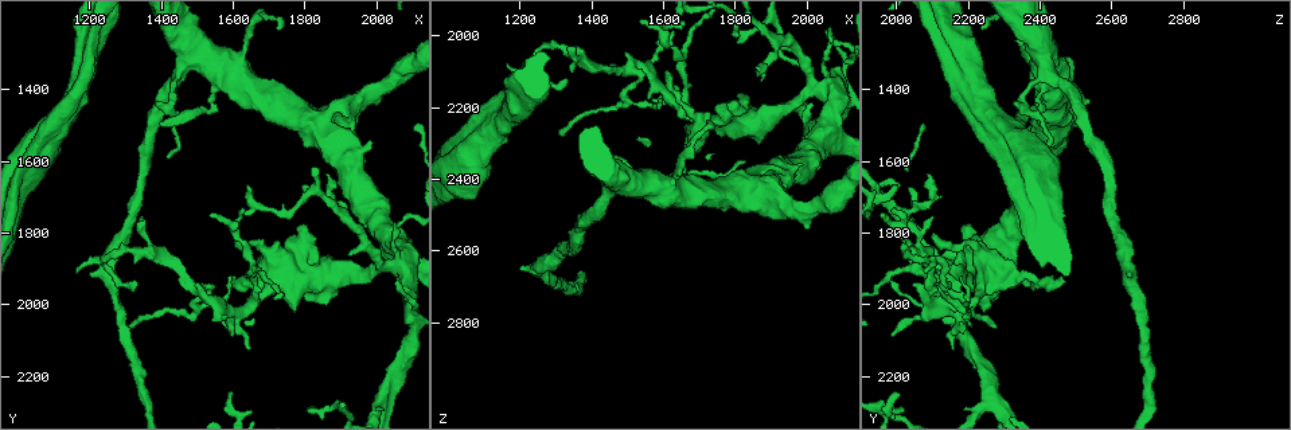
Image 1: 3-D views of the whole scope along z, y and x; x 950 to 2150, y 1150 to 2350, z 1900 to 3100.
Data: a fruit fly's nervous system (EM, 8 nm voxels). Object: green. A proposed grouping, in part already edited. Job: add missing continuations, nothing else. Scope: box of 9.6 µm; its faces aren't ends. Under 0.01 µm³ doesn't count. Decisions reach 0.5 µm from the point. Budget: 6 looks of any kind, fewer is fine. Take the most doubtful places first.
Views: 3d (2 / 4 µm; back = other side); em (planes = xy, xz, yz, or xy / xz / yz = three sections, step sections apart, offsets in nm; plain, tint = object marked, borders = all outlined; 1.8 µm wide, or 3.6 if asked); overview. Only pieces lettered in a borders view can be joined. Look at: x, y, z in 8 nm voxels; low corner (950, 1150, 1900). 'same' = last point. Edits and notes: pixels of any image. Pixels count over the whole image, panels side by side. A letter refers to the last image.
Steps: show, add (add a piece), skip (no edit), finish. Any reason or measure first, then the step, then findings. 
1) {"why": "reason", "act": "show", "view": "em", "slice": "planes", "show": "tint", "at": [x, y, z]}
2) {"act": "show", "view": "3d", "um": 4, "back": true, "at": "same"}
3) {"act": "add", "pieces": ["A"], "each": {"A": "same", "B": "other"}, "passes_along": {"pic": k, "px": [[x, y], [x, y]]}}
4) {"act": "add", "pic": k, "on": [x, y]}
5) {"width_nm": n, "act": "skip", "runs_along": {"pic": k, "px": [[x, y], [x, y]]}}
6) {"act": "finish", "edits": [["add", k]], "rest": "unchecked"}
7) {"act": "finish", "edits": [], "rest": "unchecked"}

{"act": "show", "view": "3d", "um": 4, "at": [1420, 1450, 2360]}

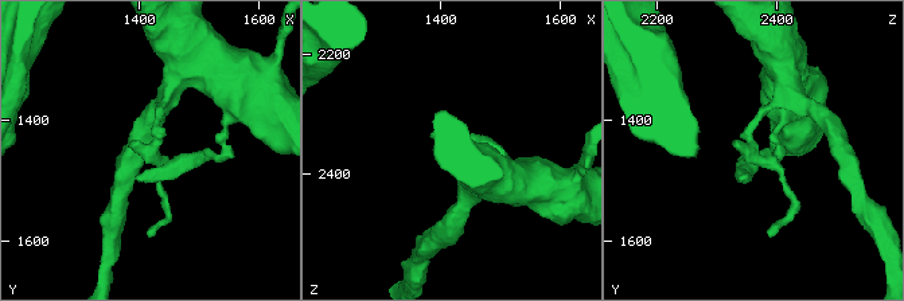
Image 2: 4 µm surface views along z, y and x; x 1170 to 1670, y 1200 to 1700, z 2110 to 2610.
{"why": "now the EM", "act": "show", "view": "em", "slice": "planes", "show": "borders", "at": [1420, 1450, 2360]}

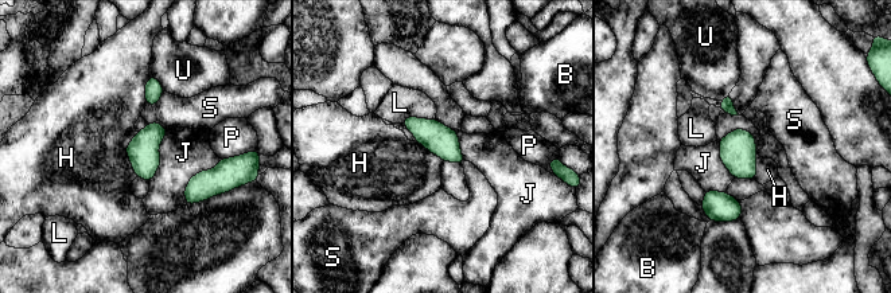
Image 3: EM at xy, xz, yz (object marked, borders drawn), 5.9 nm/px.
{"act": "skip", "each": {"B": "other", "H": "other", "J": "other", "L": "other", "P": "other", "S": "other", "U": "other"}, "border": {"pic": 3, "px": [[137, 132], [125, 149], [136, 176]]}, "found": "none of them fits"}

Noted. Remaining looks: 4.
{"act": "show", "view": "3d", "um": 4, "at": [1500, 2010, 2180]}

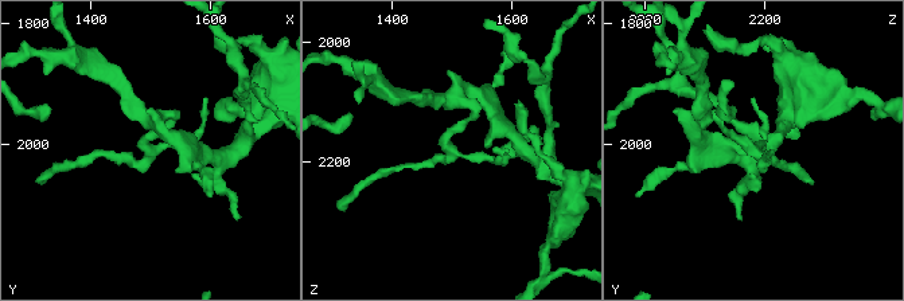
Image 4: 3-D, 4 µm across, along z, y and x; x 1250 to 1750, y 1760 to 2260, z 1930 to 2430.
{"why": "shape alone is not enough", "act": "show", "view": "em", "slice": "planes", "show": "borders", "at": [1505, 2015, 2185]}

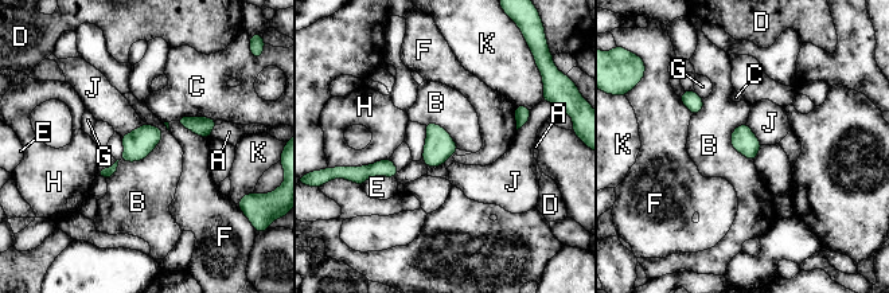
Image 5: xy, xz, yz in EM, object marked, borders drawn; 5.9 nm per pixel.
{"longest_contact_nm": ["B", 440], "act": "skip", "each": {"A": "other", "B": "other", "C": "other", "D": "other", "E": "other", "F": "other", "G": "other", "H": "other", "J": "other", "K": "other"}, "found": "no lettered piece goes on from it"}

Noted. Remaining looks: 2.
{"why": "thin end", "act": "show", "view": "em", "slice": "planes", "show": "borders", "at": [1800, 2290, 2020]}

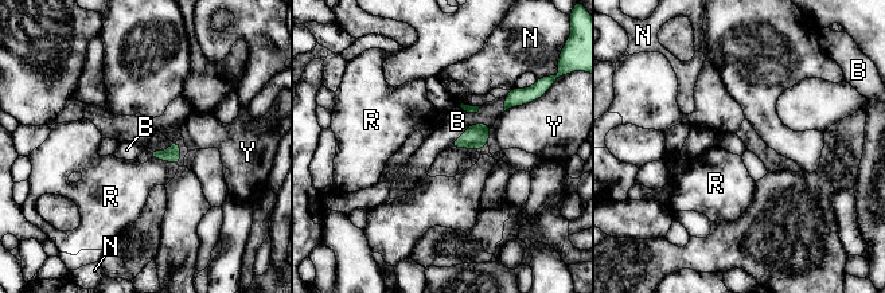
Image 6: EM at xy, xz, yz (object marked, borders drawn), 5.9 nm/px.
{"act": "skip", "each": {"B": "other", "N": "other", "R": "other", "Y": "other"}, "found": "none of them fits"}

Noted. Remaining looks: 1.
{"act": "finish", "edits": [], "rest": "unchecked"}

